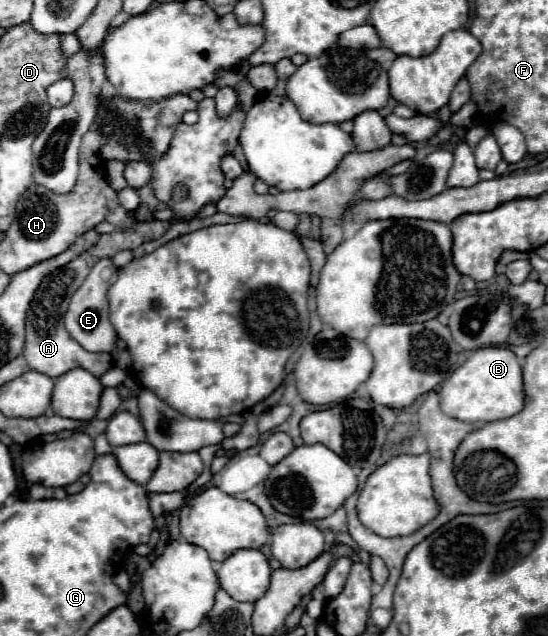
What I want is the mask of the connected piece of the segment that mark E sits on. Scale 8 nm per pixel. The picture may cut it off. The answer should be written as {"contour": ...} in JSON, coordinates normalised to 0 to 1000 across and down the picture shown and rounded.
{"contour":[[[184,406],[162,428],[162,434],[155,437],[155,443],[144,450],[144,456],[130,465],[122,494],[119,494],[119,516],[130,525],[130,531],[137,531],[155,550],[162,553],[203,553],[206,563],[214,566],[214,575],[232,582],[239,575],[239,563],[232,557],[232,550],[217,553],[210,547],[210,535],[214,535],[214,522],[206,519],[203,506],[199,506],[199,478],[195,478],[195,453],[210,443],[214,437],[214,421],[206,418],[206,412],[199,406]]]}

